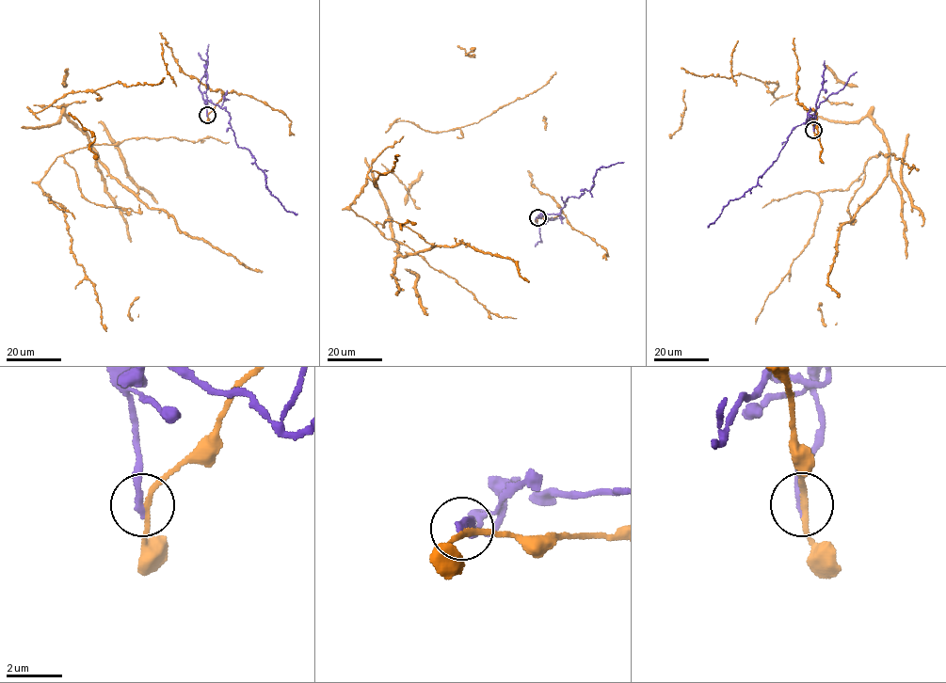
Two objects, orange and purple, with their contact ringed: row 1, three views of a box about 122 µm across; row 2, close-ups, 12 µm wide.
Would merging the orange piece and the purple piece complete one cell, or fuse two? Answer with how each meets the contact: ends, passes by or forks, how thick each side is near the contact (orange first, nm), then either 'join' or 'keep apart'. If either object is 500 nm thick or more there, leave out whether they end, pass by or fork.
orange passes by | purple ends | 180/240 nm | keep apart

